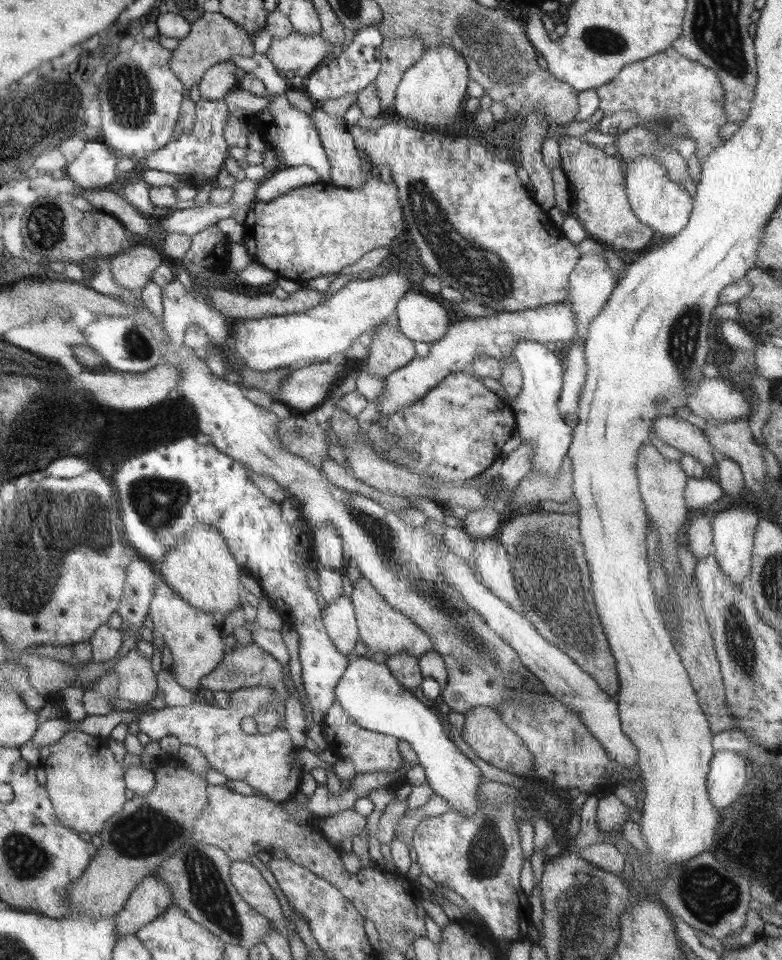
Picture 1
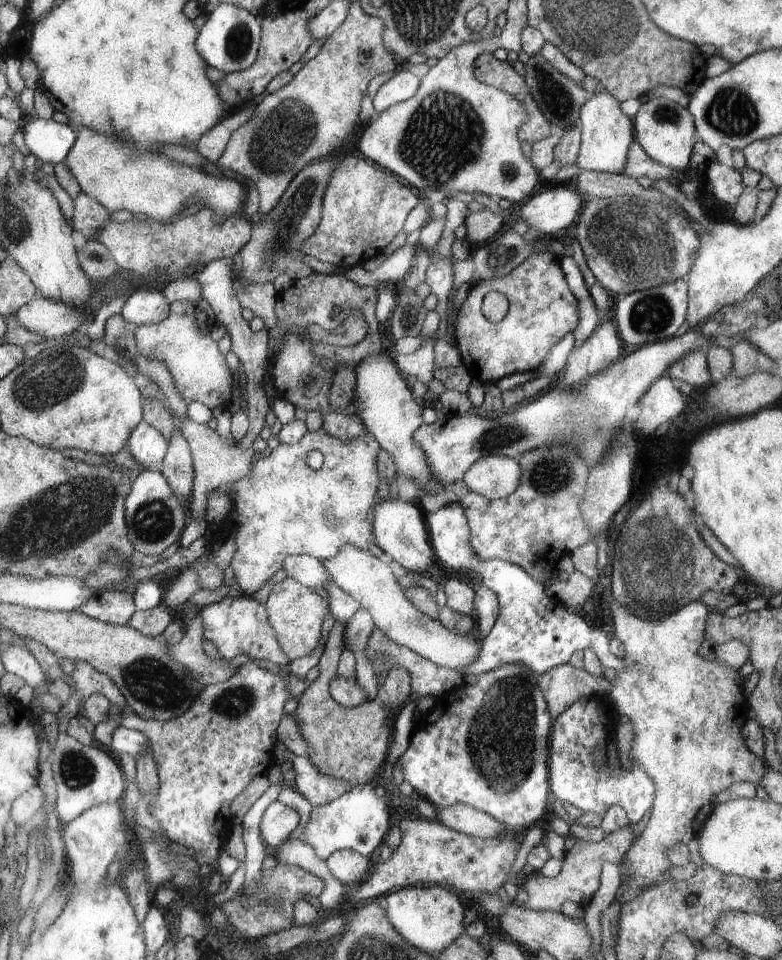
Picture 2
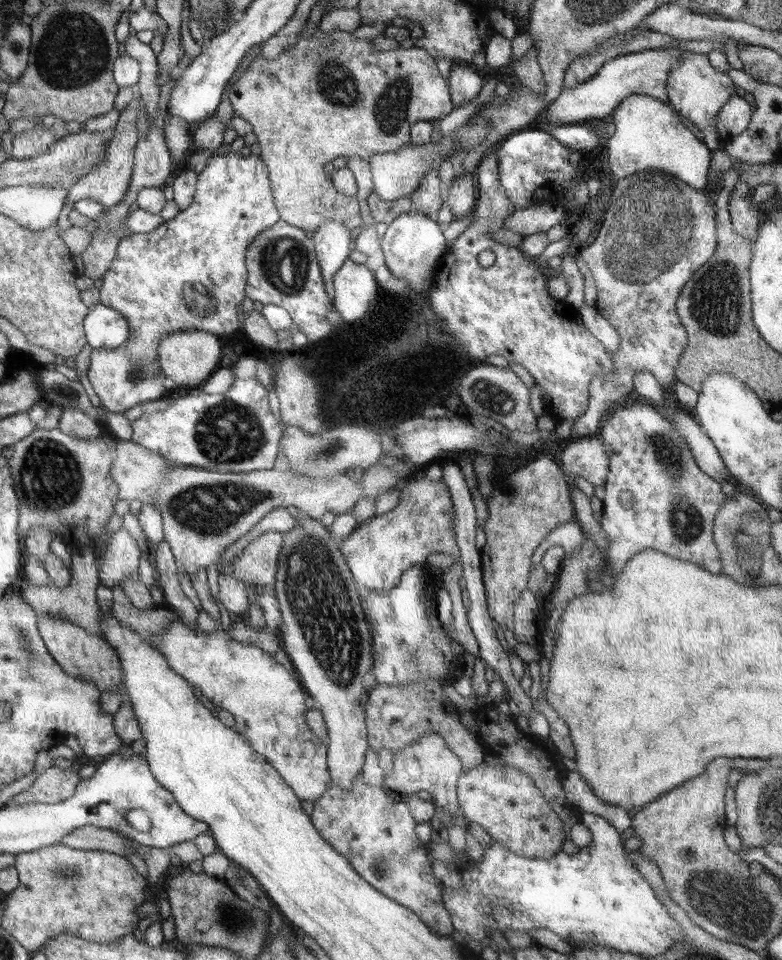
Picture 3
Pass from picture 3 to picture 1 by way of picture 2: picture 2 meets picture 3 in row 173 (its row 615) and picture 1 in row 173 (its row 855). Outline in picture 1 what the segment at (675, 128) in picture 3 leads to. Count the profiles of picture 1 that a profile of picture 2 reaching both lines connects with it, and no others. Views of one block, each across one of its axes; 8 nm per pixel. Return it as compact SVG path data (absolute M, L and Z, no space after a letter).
M635 156L633 160L627 160L623 164L625 170L625 194L629 200L629 206L633 210L633 216L653 228L653 232L659 238L671 238L677 232L681 232L685 228L685 224L689 222L689 214L693 208L693 198L687 192L687 188L683 188L677 182L671 182L665 174L665 170L653 162L653 158L645 158L645 156Z

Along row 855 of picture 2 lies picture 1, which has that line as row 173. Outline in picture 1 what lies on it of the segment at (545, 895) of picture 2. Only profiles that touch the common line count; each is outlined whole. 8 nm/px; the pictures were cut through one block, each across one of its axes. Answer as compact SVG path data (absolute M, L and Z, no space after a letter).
M563 136L559 138L559 164L567 176L571 190L571 216L575 216L587 238L611 250L647 250L657 242L653 228L641 224L629 206L625 194L625 170L619 156L609 156L603 148L595 148L585 138Z

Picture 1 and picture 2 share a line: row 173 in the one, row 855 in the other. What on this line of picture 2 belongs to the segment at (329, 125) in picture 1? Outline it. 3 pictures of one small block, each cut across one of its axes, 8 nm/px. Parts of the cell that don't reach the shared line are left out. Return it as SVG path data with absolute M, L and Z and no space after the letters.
M337 850L325 860L329 872L345 886L351 888L359 884L363 878L367 880L367 874L371 872L373 858L365 858L363 854L355 850Z

